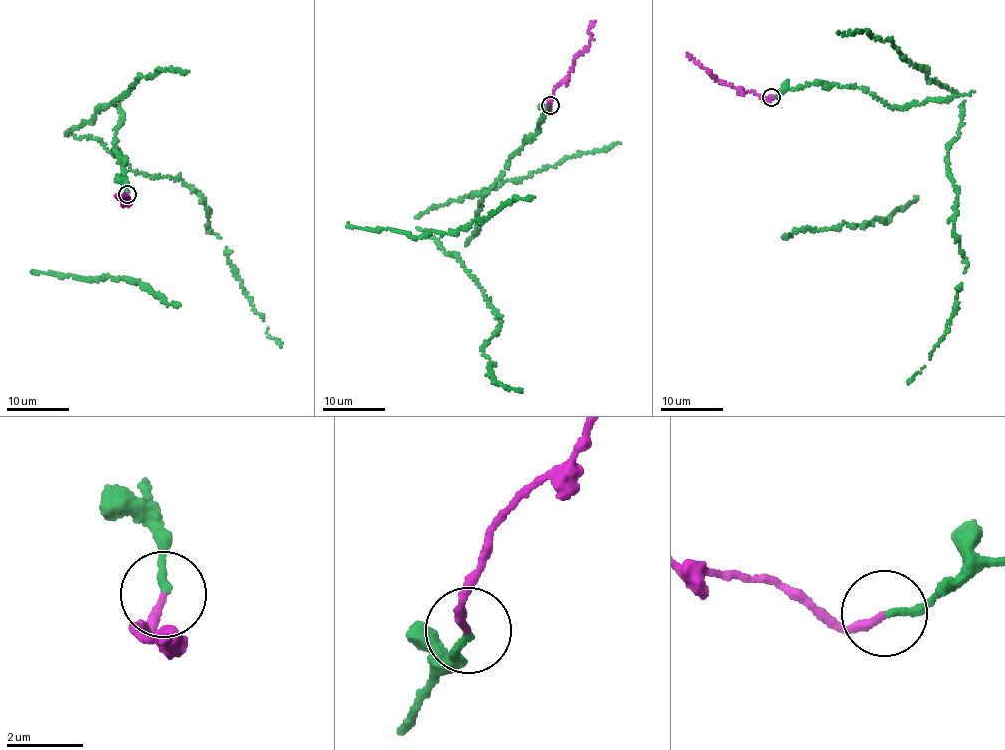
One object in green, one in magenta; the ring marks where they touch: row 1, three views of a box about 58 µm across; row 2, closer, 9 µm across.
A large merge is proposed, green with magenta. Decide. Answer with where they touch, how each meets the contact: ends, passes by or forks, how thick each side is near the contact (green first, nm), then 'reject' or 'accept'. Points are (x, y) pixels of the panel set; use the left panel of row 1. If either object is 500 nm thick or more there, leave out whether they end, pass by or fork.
(127, 194) | green ends | magenta ends | 190/200 nm | reject

